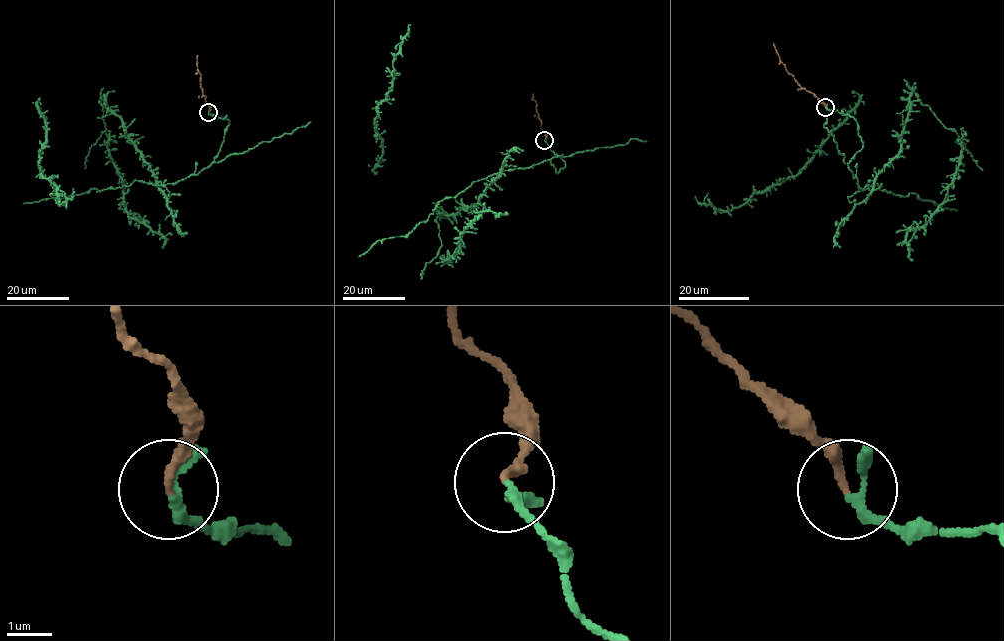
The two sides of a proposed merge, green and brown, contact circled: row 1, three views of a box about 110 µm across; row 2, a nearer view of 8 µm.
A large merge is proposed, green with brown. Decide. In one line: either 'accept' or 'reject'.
accept

